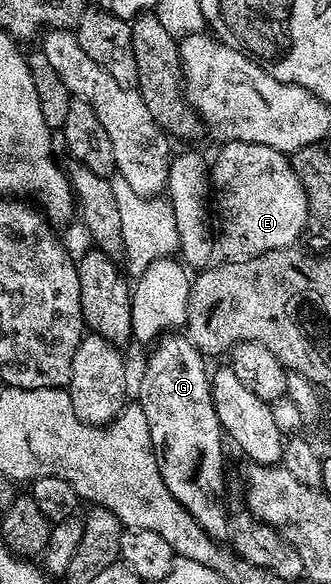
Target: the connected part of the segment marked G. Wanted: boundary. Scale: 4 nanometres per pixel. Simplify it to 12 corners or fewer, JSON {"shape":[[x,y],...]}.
{"shape":[[187,336],[151,346],[138,403],[162,483],[227,538],[210,369]]}

